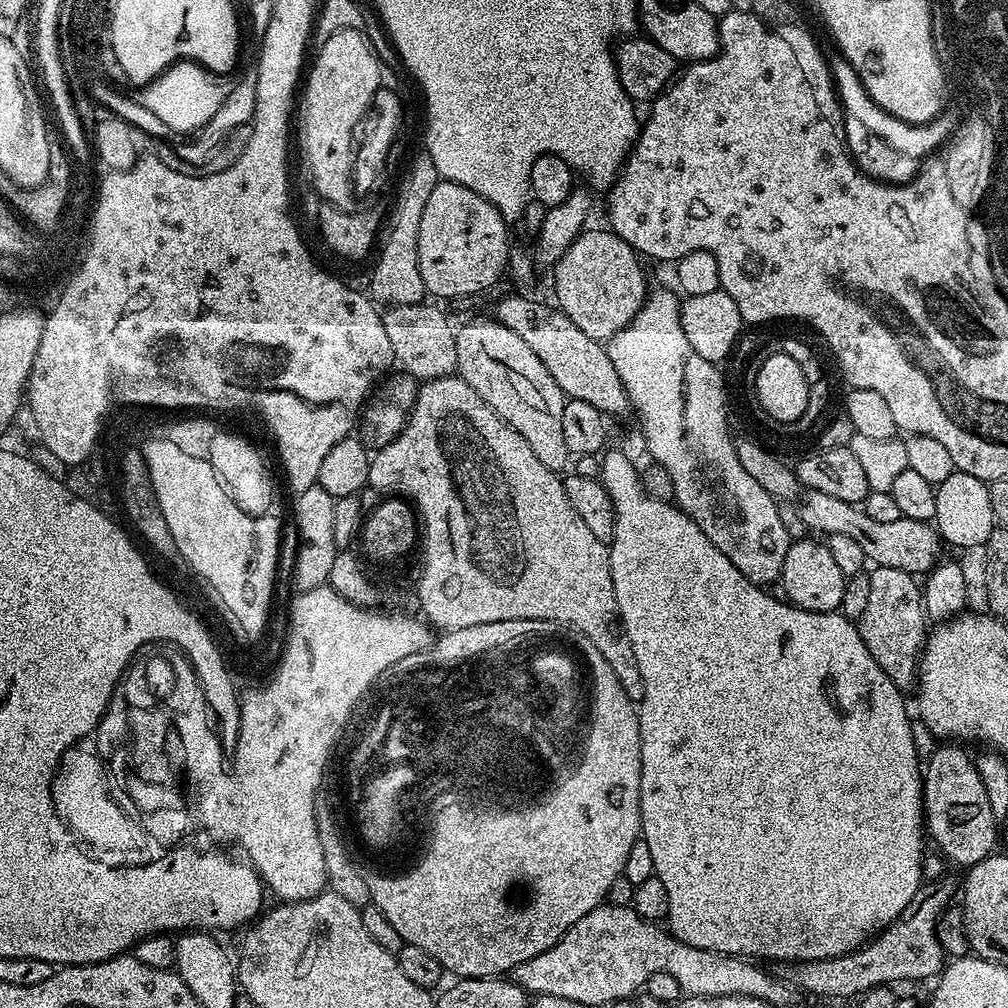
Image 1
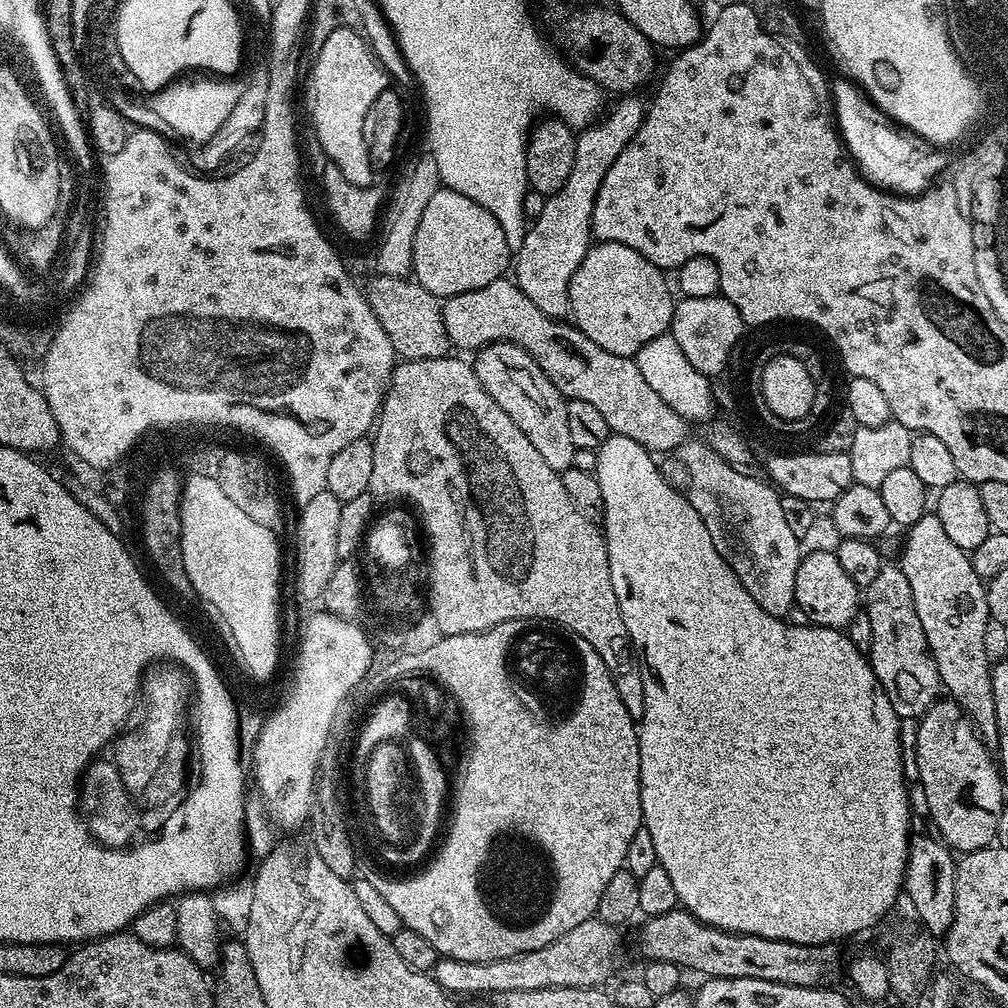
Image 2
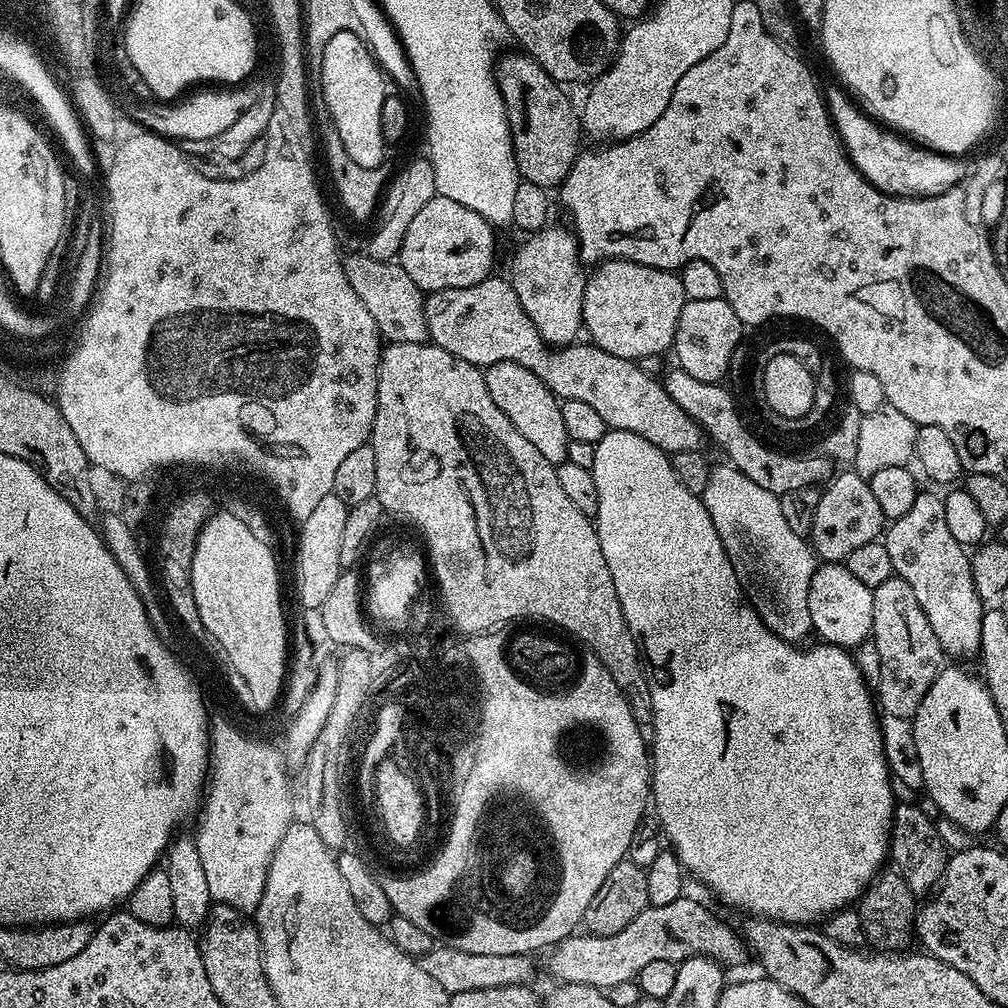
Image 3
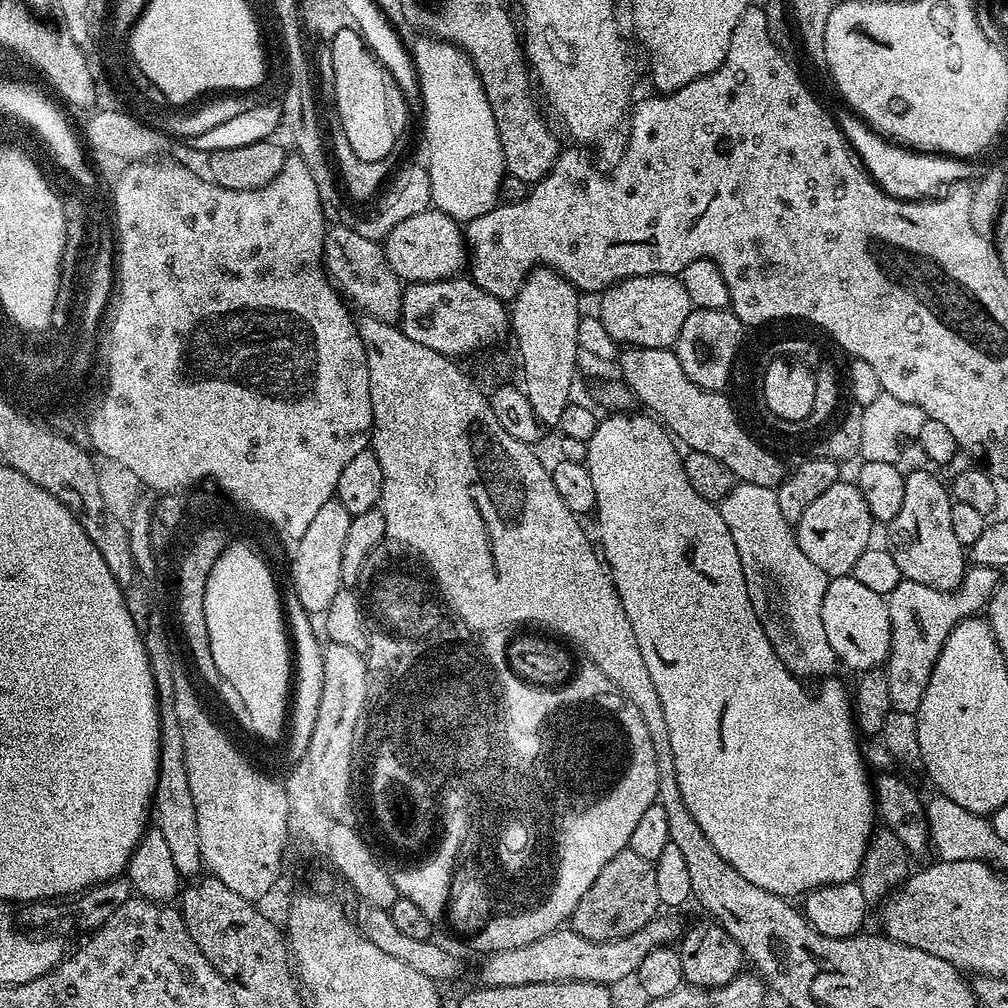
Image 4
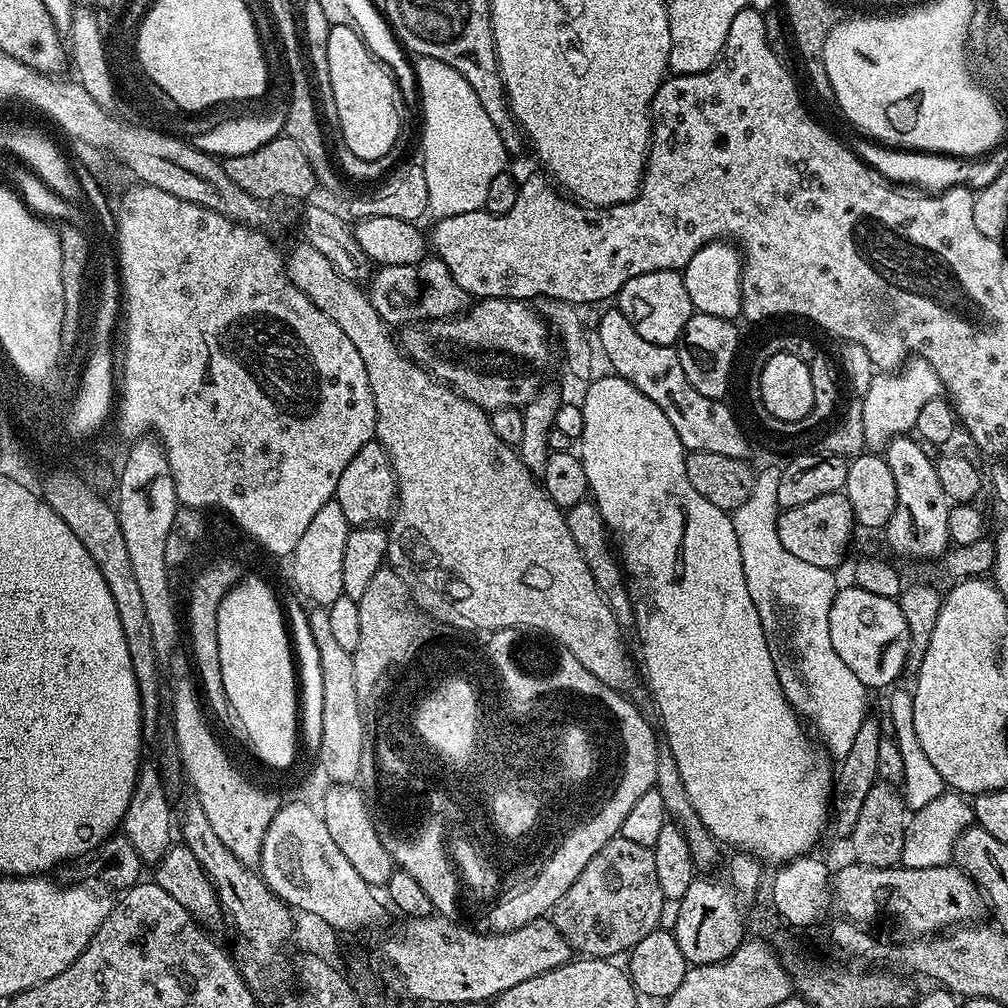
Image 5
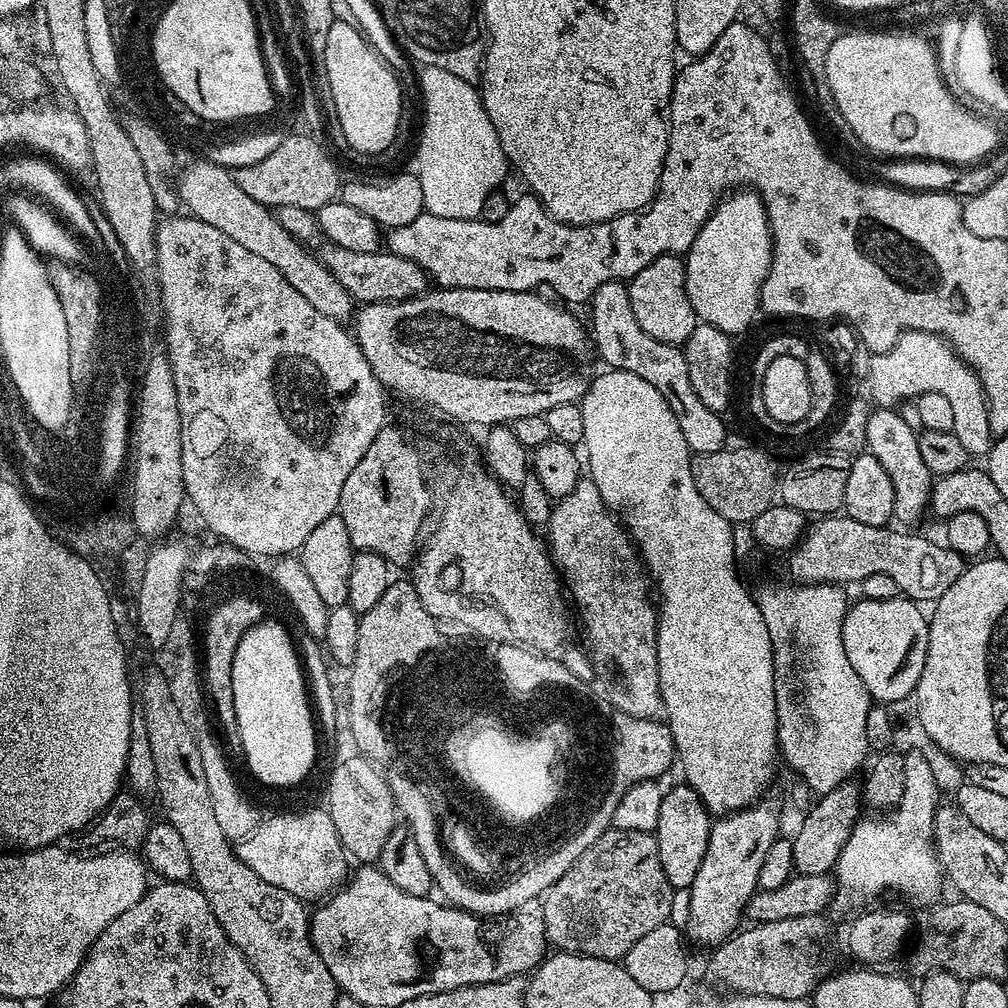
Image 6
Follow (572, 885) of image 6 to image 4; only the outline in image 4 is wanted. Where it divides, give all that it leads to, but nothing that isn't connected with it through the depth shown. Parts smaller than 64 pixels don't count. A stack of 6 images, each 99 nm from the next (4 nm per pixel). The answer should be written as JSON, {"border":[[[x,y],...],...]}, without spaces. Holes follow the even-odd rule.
{"border":[[[624,848],[606,866],[602,866],[602,874],[594,878],[594,884],[578,906],[574,906],[570,927],[572,931],[582,934],[587,940],[606,942],[626,938],[634,934],[634,930],[642,930],[646,922],[650,922],[661,911],[658,898],[658,882],[654,879],[656,865],[653,861],[634,854],[634,850]]]}

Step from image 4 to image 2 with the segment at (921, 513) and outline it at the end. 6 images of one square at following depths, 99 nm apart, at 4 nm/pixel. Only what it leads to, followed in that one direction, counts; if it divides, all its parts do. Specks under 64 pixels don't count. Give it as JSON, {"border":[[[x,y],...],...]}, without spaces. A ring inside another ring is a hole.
{"border":[[[926,514],[918,518],[912,527],[907,529],[904,549],[900,552],[898,566],[902,574],[906,574],[906,582],[910,582],[910,594],[914,594],[914,610],[918,610],[918,618],[922,621],[922,630],[926,634],[926,642],[930,654],[936,663],[941,685],[947,695],[955,700],[960,709],[968,715],[982,743],[992,750],[998,742],[998,722],[990,674],[992,664],[988,660],[988,590],[982,579],[973,557],[962,551],[946,534],[942,522],[934,514]]]}

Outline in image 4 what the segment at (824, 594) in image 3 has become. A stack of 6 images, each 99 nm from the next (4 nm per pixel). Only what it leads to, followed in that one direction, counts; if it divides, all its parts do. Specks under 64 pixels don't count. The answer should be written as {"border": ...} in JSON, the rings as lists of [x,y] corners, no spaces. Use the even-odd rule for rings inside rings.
{"border":[[[833,576],[829,579],[826,586],[826,596],[822,598],[822,626],[826,629],[826,642],[834,650],[837,661],[848,668],[853,668],[853,673],[859,674],[879,668],[888,659],[888,650],[890,648],[890,614],[888,613],[887,599],[874,590],[862,586],[853,576]]]}

